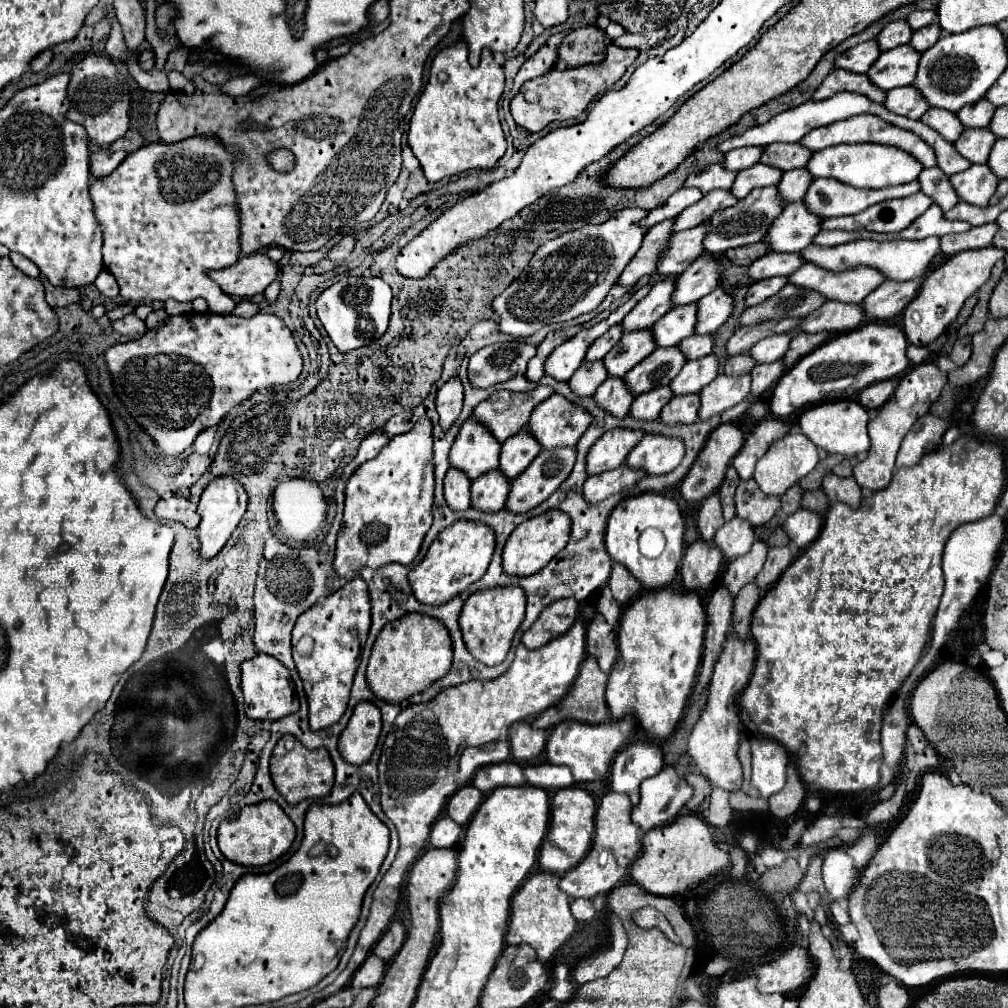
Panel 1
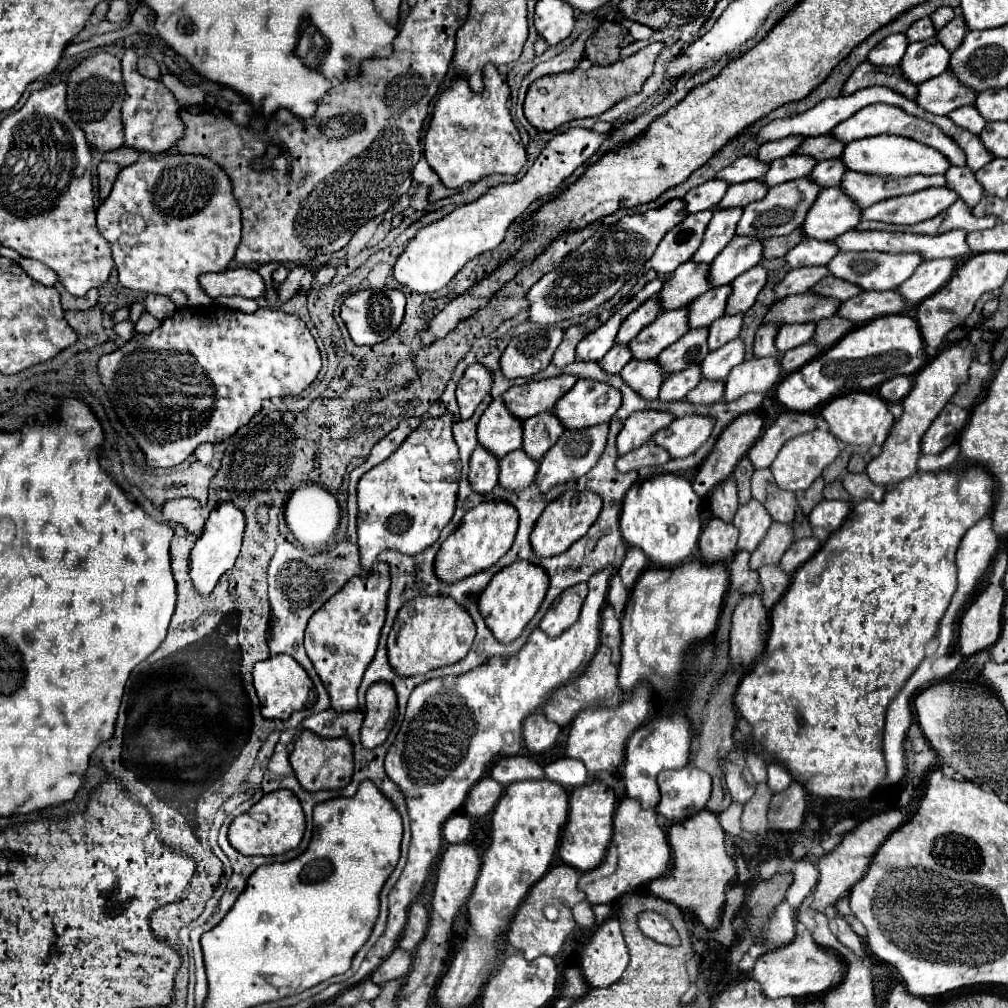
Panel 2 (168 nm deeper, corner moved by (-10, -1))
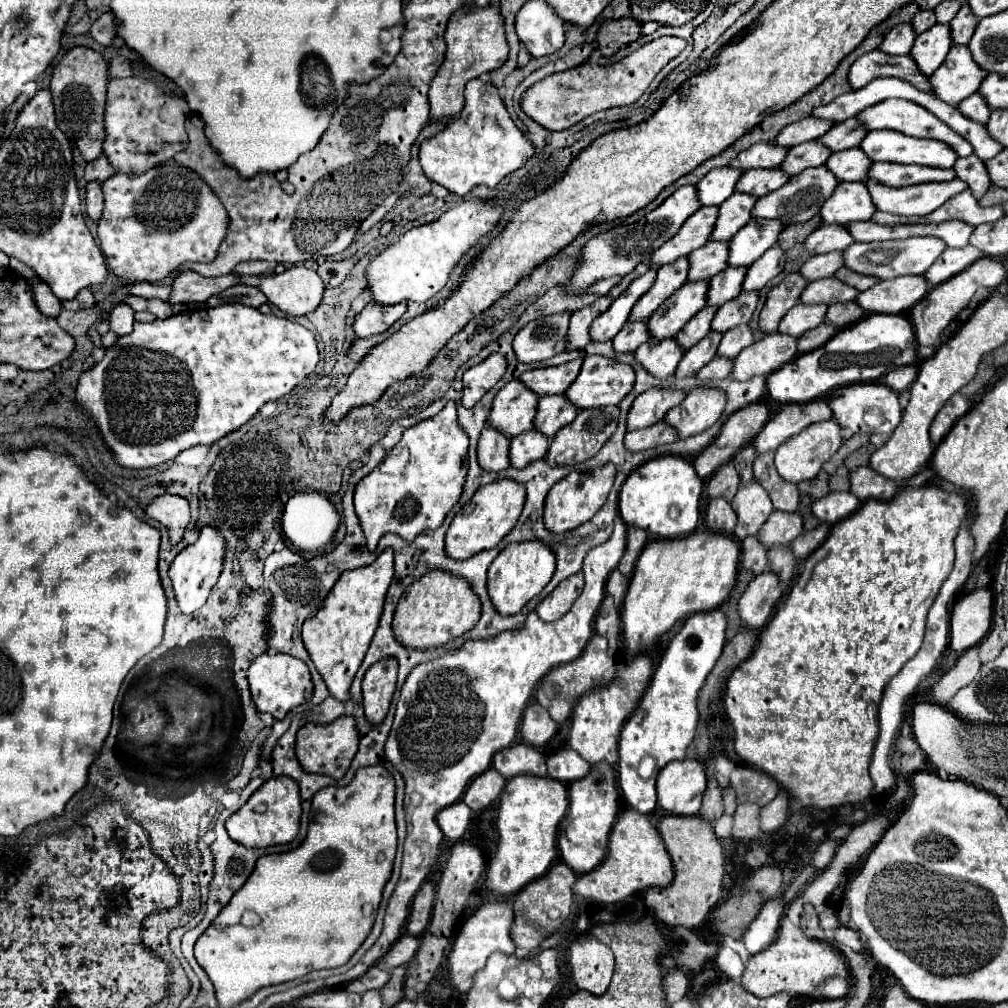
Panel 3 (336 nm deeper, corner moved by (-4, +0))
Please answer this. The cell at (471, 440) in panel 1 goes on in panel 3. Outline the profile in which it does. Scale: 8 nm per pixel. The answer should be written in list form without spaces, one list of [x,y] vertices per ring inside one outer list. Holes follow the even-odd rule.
[[[510,380],[494,398],[488,424],[502,428],[506,436],[518,436],[534,426],[538,396],[522,380]]]

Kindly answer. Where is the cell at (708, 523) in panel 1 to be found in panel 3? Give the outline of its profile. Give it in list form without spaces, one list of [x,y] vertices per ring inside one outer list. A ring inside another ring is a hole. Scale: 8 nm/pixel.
[[[732,462],[720,466],[712,478],[708,480],[708,494],[714,498],[714,496],[724,496],[726,500],[732,500],[734,494],[738,492],[738,486],[740,486],[740,476],[734,468]]]

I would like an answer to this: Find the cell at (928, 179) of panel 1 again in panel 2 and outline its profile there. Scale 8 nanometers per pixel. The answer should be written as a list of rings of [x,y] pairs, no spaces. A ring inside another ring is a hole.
[[[950,167],[946,171],[946,185],[948,189],[956,191],[958,197],[972,209],[980,197],[982,197],[982,189],[978,185],[978,181],[974,179],[974,173],[968,167]]]

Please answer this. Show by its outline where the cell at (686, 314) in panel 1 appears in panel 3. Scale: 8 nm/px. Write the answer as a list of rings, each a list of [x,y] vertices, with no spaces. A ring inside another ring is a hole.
[[[728,266],[724,272],[718,272],[710,280],[710,290],[708,290],[708,304],[710,306],[722,306],[736,298],[742,292],[742,282],[748,272],[748,266]]]

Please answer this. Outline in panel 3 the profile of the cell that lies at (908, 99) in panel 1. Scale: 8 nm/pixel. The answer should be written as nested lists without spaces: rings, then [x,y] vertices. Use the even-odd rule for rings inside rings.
[[[954,44],[944,64],[930,76],[930,84],[934,84],[932,92],[936,96],[956,106],[966,96],[978,92],[986,76],[988,72],[976,64],[976,60],[970,54],[970,48]]]

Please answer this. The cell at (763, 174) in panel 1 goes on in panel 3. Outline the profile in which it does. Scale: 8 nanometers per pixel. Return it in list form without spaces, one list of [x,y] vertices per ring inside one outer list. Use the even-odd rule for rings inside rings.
[[[810,140],[810,142],[802,142],[794,148],[790,148],[786,160],[782,162],[782,170],[788,172],[790,176],[812,168],[812,166],[822,166],[826,164],[826,160],[830,158],[830,148],[826,148],[820,140]]]

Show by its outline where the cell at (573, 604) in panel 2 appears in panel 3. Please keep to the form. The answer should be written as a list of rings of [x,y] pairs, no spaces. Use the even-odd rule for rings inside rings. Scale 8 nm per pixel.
[[[576,572],[574,576],[568,576],[566,580],[562,580],[562,584],[558,584],[558,588],[554,588],[554,592],[550,592],[550,596],[546,596],[536,606],[538,616],[544,622],[552,622],[552,620],[564,616],[572,608],[576,596],[582,592],[582,588],[584,588],[582,572]]]

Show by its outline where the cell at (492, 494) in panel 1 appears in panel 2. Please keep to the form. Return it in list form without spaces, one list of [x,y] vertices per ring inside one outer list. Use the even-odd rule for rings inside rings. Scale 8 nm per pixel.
[[[518,449],[508,453],[508,457],[502,457],[498,467],[498,485],[510,491],[522,491],[534,483],[538,463],[532,461],[522,449]]]

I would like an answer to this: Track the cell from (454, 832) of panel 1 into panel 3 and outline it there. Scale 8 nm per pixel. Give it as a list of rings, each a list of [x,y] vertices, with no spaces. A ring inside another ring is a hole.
[[[460,800],[454,802],[450,808],[444,808],[436,818],[448,840],[460,840],[470,824],[470,814],[472,810]]]

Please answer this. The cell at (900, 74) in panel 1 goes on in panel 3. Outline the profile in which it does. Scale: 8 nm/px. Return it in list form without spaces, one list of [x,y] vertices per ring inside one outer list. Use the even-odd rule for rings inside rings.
[[[936,24],[916,38],[910,54],[914,56],[918,68],[926,76],[930,76],[944,62],[950,46],[952,46],[950,24]]]

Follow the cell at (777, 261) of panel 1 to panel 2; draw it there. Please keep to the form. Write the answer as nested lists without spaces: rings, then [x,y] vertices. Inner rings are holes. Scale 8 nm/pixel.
[[[802,239],[794,249],[784,255],[784,261],[790,269],[798,267],[816,267],[826,265],[838,253],[836,245],[828,241],[806,241]]]

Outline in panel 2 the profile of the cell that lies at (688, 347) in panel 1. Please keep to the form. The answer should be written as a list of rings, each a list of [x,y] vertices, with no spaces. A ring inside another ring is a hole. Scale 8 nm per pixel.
[[[724,315],[724,317],[720,317],[720,321],[714,321],[708,327],[708,349],[716,351],[722,345],[726,345],[728,341],[736,339],[740,333],[740,327],[742,327],[742,315],[738,315],[738,317]]]

